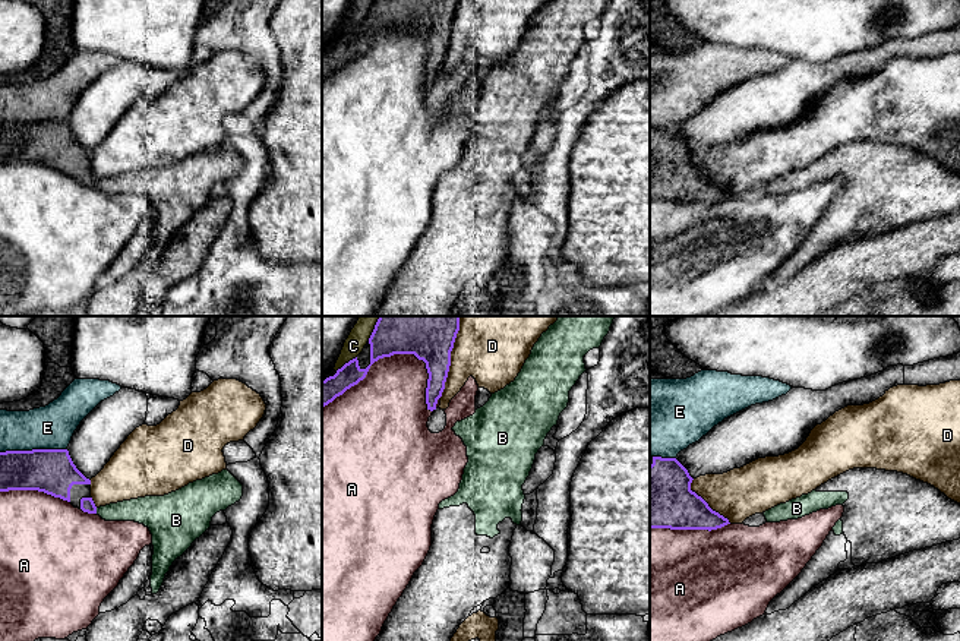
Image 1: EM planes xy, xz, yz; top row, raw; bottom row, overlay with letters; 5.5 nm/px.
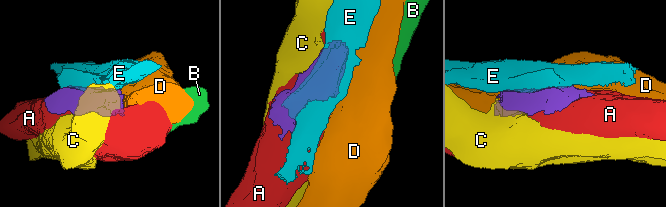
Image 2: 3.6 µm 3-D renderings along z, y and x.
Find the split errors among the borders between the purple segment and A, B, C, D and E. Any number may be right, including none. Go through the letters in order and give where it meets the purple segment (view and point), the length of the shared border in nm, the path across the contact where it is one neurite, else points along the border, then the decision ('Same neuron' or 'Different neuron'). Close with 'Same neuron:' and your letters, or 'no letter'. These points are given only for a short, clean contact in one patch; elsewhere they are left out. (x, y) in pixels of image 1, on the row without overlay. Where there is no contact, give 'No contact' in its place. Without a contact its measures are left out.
A: Touches purple at xz (401, 25). Shared border 650 nm. Different neuron
B: Touches purple at xy (95, 183). Shared border 30 nm. Boundary: xy (95, 180), (97, 185). Different neuron
C: Touches purple at xz (346, 35). Shared border 150 nm. Different neuron
D: Touches purple at xz (450, 35). Shared border 400 nm. Different neuron
E: Touches purple at xy (32, 122). Shared border 360 nm. Different neuron
Same neuron: no letter

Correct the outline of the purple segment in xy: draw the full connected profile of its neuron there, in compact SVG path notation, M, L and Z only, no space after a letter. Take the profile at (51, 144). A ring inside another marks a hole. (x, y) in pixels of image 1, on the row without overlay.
M67 121L0 124L0 164L38 162L97 186L91 152L73 136Z

